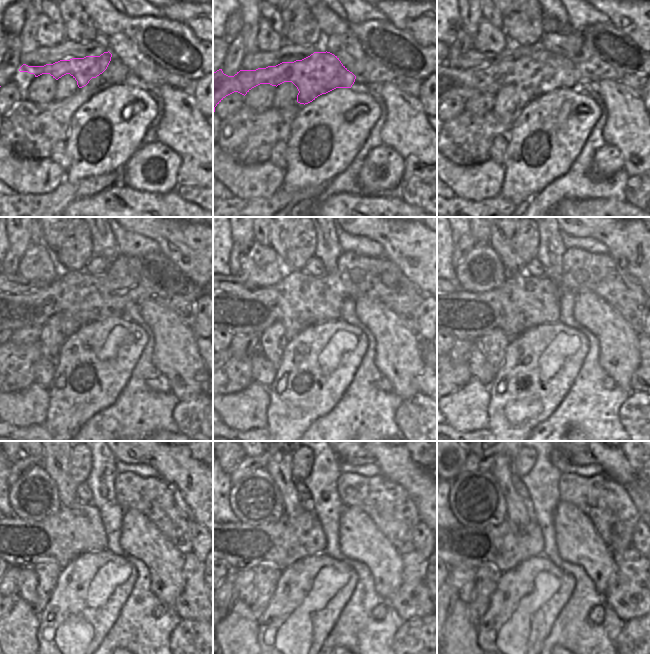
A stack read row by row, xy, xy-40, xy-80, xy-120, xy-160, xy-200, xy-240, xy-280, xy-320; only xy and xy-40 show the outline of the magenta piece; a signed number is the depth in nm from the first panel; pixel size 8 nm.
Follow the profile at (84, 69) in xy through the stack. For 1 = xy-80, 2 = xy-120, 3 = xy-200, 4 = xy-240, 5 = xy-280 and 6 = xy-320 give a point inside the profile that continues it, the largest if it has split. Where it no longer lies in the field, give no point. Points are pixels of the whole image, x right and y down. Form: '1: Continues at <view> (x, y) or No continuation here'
1: Continues at xy-80 (541, 72)
2: Continues at xy-120 (81, 297)
3: Continues at xy-200 (524, 301)
4: Continues at xy-240 (73, 530)
5: Continues at xy-280 (241, 546)
6: Continues at xy-320 (499, 546).

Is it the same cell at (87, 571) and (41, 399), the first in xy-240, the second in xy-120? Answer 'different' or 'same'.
different

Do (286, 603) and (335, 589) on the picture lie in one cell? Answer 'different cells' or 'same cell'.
same cell

